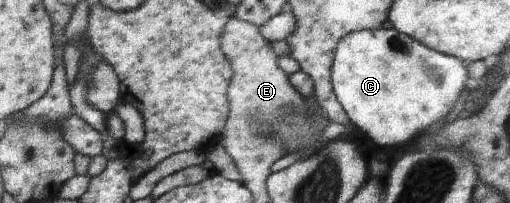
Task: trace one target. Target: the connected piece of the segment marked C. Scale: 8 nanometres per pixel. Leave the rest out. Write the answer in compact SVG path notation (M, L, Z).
M392 25L346 35L338 43L331 72L333 93L346 111L350 123L359 132L371 137L380 149L401 147L417 135L429 132L451 111L463 93L468 77L467 64L463 60L424 46L411 36L398 32Z

